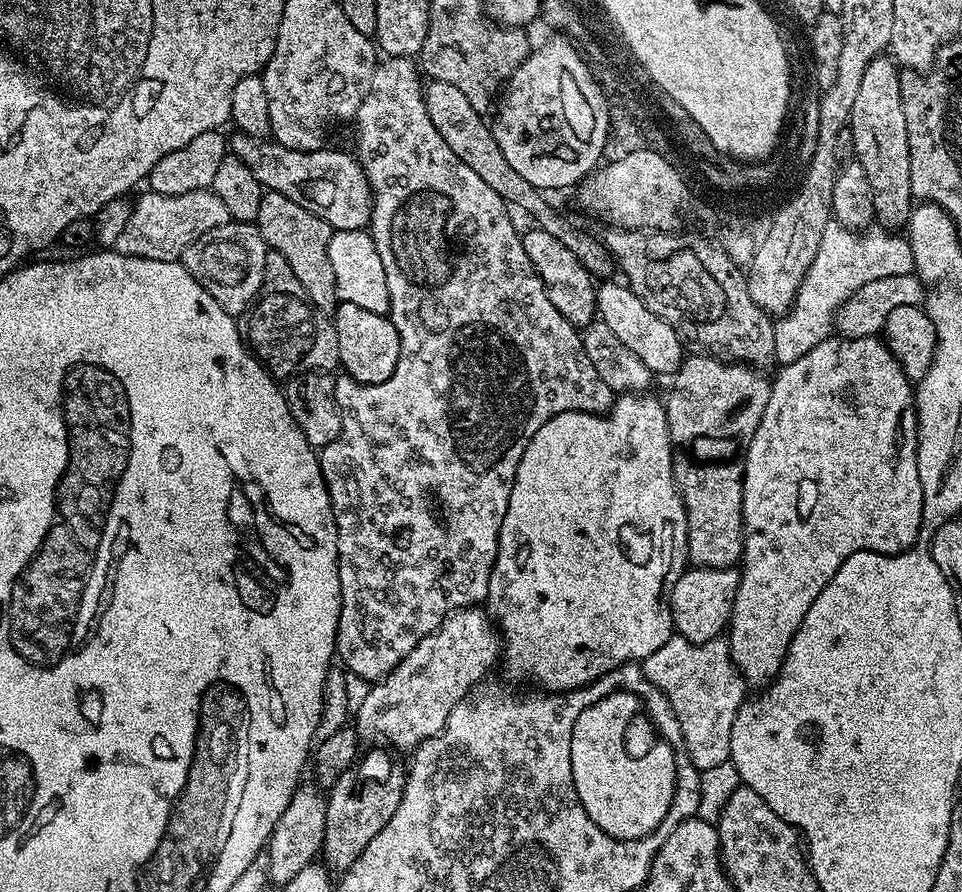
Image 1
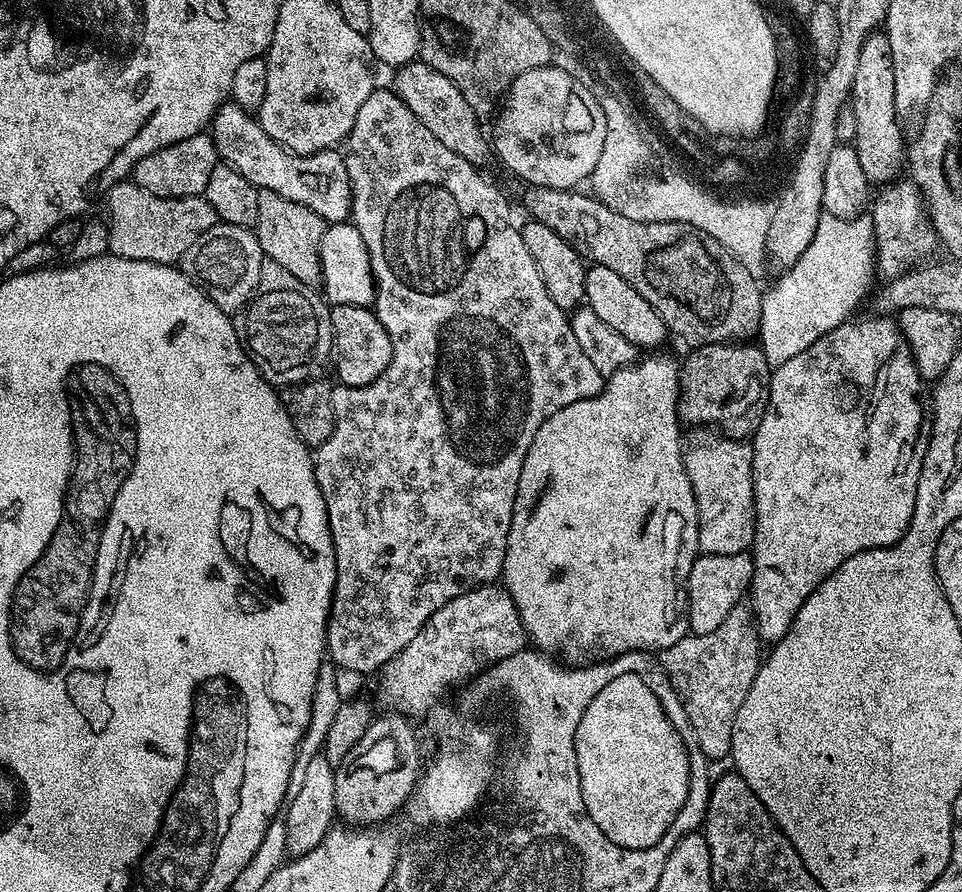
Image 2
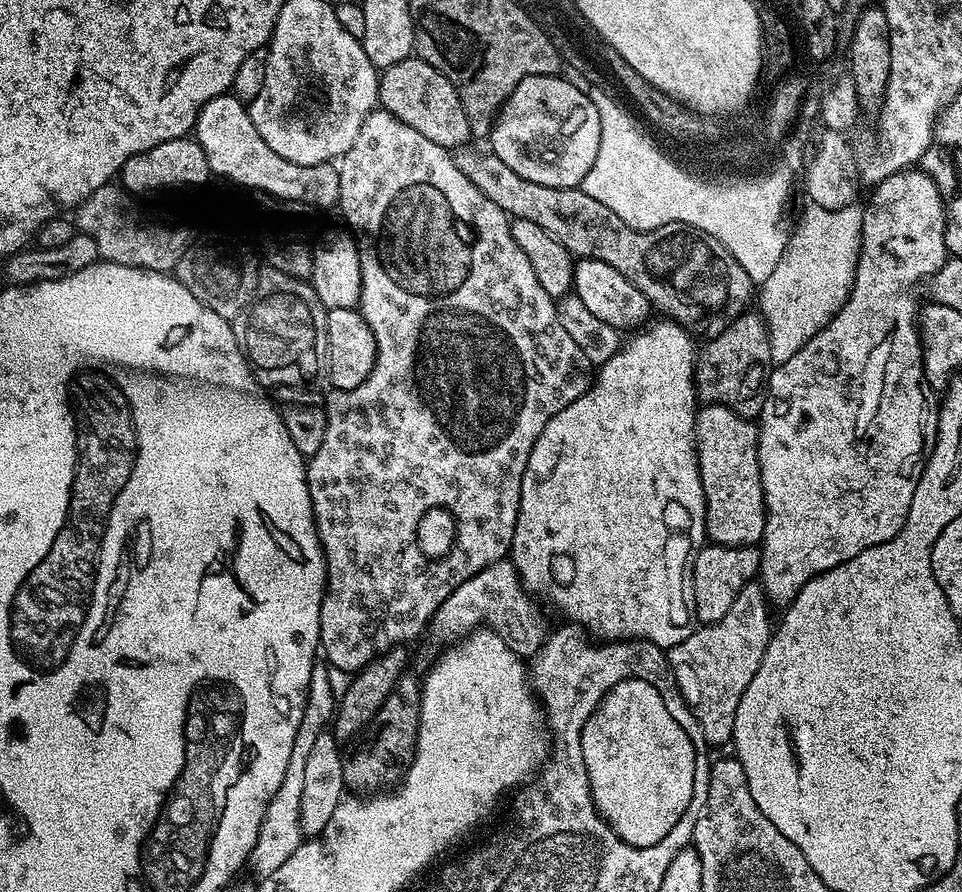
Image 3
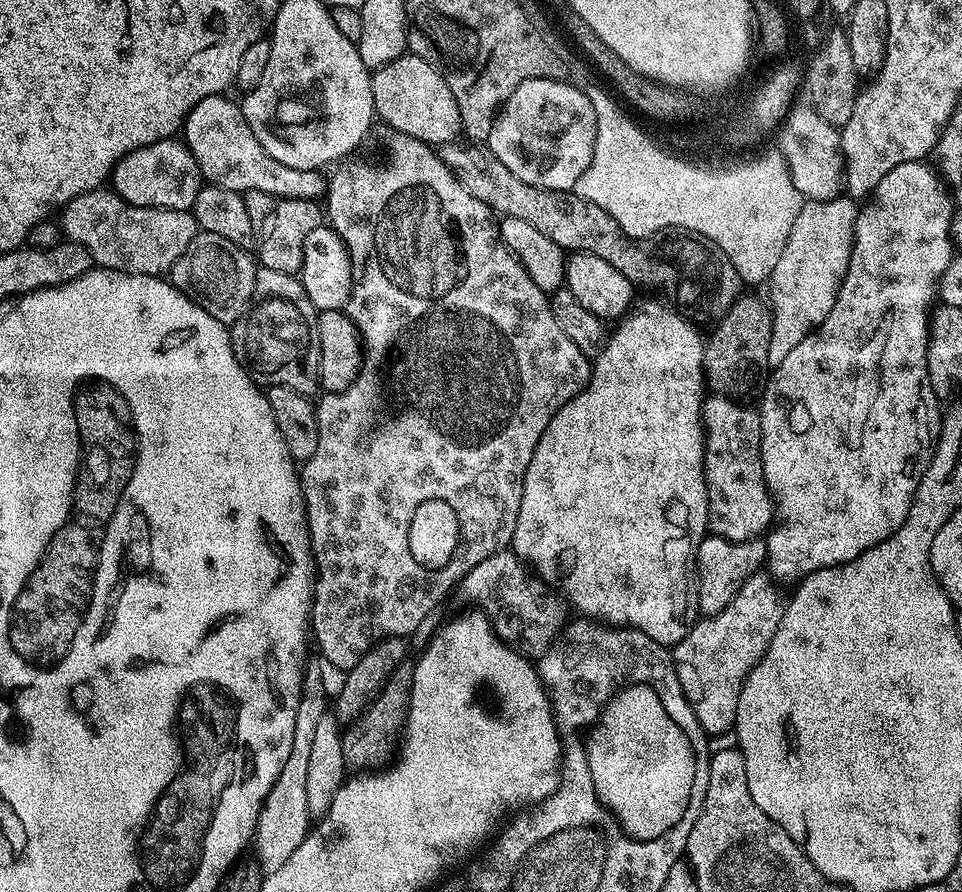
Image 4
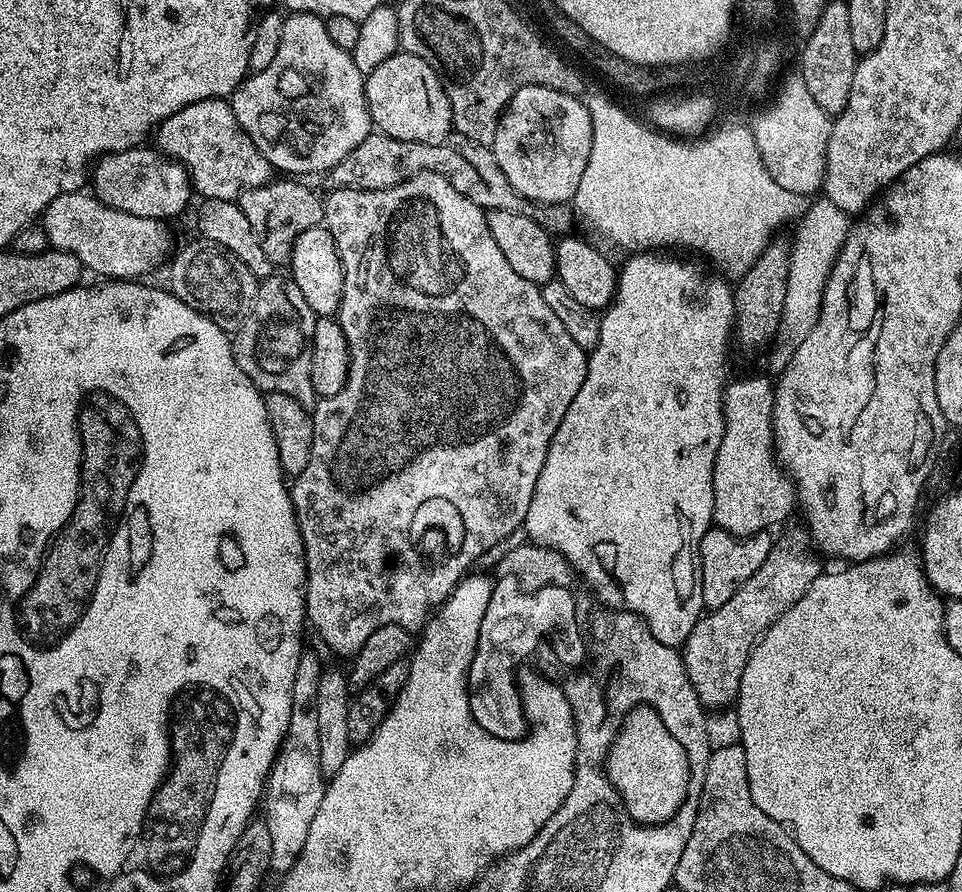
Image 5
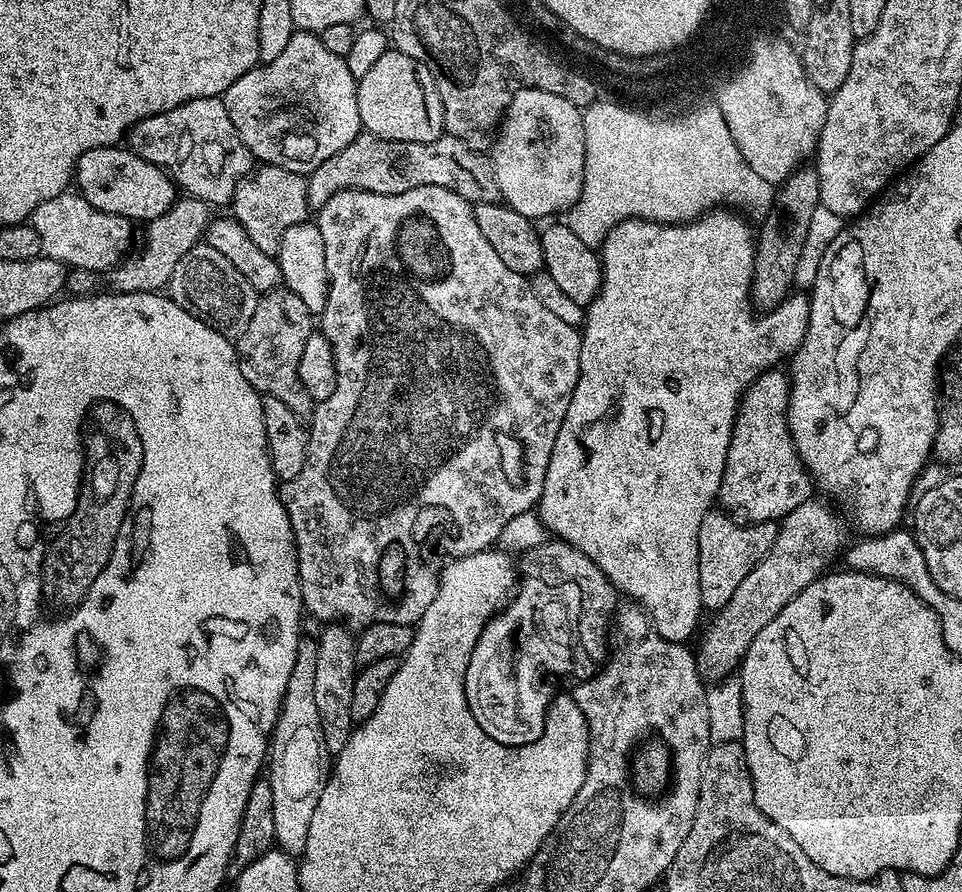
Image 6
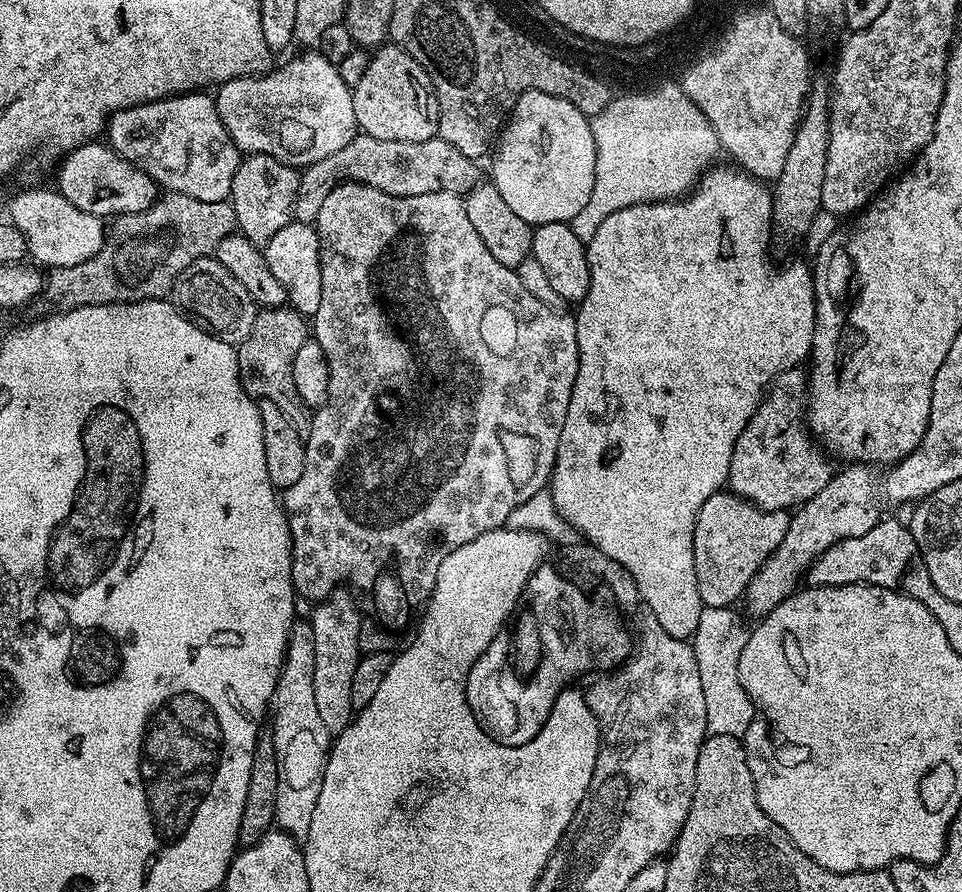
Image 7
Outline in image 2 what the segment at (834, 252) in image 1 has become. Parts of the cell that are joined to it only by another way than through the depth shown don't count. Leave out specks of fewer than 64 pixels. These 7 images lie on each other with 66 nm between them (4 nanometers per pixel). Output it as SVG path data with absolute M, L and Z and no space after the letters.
M864 212L854 219L836 218L828 213L821 213L814 238L799 256L798 262L789 267L774 286L763 293L761 300L762 314L760 315L760 330L758 345L764 352L766 362L771 369L782 366L782 362L790 362L806 346L814 346L818 338L830 334L844 321L853 315L852 312L866 294L868 282L875 273L876 236L873 233L873 218L871 213Z

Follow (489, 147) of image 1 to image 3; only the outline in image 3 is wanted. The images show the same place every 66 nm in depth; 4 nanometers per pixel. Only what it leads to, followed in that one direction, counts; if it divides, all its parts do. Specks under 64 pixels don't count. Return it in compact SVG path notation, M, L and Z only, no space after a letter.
M409 58L383 69L379 78L379 107L394 114L394 118L398 118L406 126L418 130L418 134L430 138L430 142L438 142L438 146L460 150L467 145L464 143L470 140L472 131L470 122L466 122L466 110L462 110L458 90L442 73L434 70L434 66L419 58Z

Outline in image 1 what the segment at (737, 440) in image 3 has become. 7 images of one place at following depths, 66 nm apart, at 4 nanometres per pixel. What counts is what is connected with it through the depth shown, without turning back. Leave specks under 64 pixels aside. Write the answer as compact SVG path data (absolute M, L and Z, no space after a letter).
M673 455L672 469L676 479L676 487L680 489L680 497L688 515L688 560L698 568L730 568L741 563L744 554L744 469L736 464L699 464L688 456Z

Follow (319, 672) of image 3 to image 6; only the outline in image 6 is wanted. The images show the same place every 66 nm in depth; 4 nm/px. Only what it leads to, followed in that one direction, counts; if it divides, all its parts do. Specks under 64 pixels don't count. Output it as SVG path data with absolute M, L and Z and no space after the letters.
M301 639L294 658L294 670L290 670L290 682L286 682L280 716L272 729L270 759L266 764L266 778L274 794L275 847L293 858L303 856L306 850L310 818L314 818L314 806L318 806L318 798L322 798L330 771L330 753L324 744L318 722L318 706L314 703L314 673L317 667L316 640Z

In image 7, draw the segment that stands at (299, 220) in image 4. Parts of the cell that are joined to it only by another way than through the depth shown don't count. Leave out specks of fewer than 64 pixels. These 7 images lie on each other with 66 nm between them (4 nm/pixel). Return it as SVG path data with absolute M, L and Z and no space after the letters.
M257 152L245 155L234 174L230 197L239 235L263 246L270 242L270 238L274 238L274 234L278 234L278 230L282 230L282 226L291 224L299 181L300 172L289 164L278 162L278 158Z

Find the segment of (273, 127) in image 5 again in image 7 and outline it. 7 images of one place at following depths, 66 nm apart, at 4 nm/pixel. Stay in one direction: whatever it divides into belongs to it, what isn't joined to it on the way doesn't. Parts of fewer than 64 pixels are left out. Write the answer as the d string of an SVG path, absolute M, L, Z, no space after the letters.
M304 50L297 60L269 76L243 76L219 85L214 99L222 126L241 153L266 154L303 170L342 150L358 134L352 88L342 82L339 67L318 50Z

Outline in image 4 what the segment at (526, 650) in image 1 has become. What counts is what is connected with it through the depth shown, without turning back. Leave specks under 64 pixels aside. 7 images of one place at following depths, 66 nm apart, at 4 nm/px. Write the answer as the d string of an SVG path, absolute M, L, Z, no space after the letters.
M644 300L633 307L619 321L616 329L604 341L604 348L595 357L592 373L586 385L566 406L562 406L550 418L538 446L534 450L534 458L530 458L530 466L526 470L524 489L522 490L522 506L518 506L518 522L514 526L511 549L522 560L533 564L540 574L542 572L572 572L572 580L576 583L577 613L588 618L603 618L612 626L631 626L642 630L654 642L665 646L674 646L686 638L698 616L696 607L696 551L706 533L708 526L708 491L704 477L704 439L706 431L702 413L706 391L706 371L704 369L705 337L684 320L685 313L675 307L667 308L656 300Z

